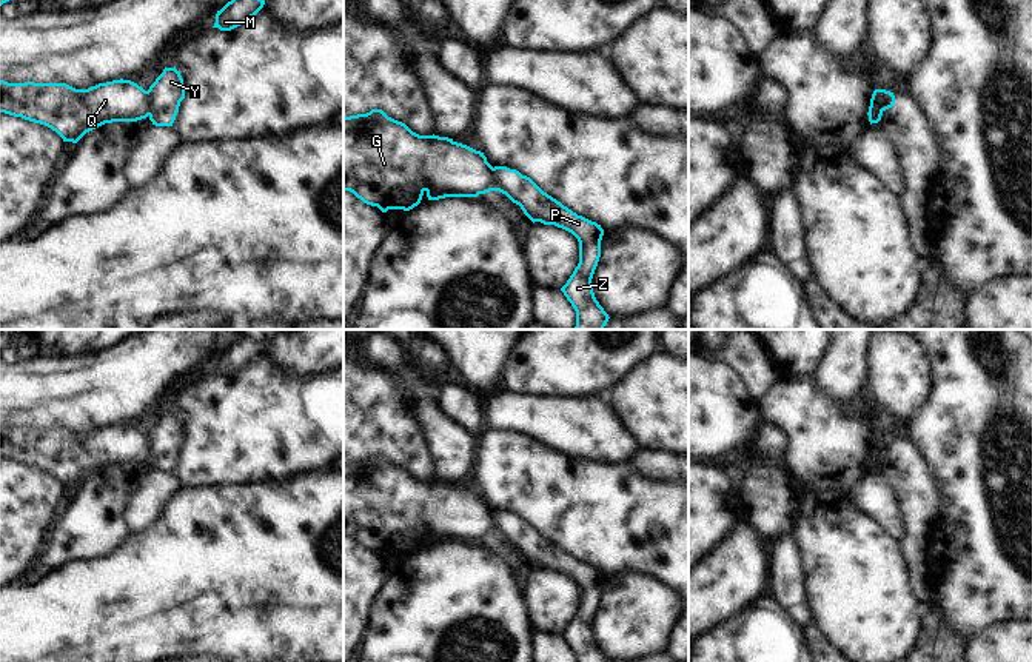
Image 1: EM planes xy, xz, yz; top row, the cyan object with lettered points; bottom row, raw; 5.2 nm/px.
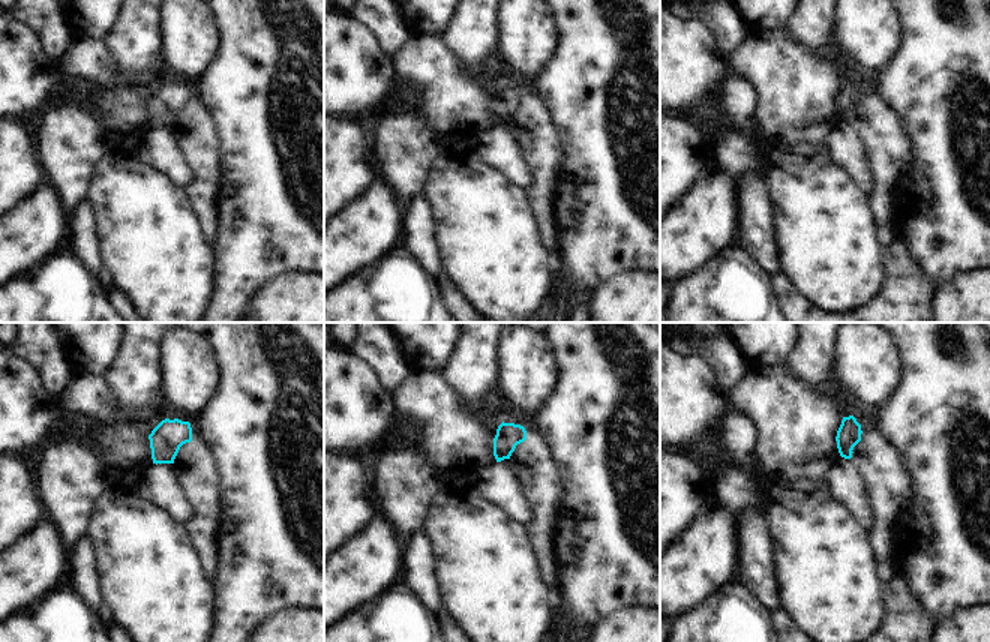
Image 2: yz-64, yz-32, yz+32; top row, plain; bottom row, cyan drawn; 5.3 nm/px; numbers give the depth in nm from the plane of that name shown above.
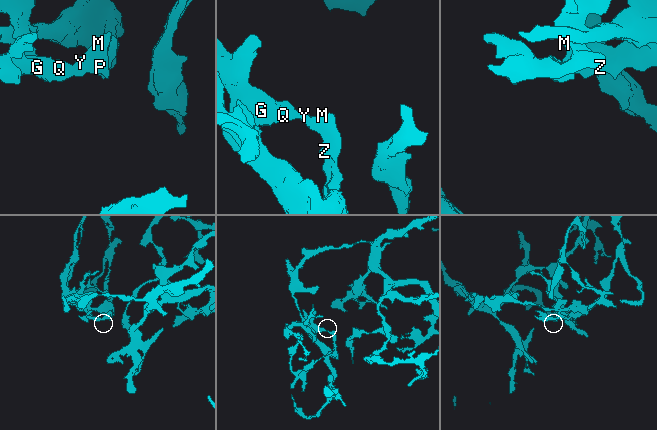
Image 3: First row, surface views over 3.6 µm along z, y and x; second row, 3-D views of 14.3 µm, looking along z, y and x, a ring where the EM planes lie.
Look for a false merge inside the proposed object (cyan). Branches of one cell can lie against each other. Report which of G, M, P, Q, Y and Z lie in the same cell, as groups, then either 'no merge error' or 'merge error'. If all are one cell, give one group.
G Q / M P Y Z | merge error

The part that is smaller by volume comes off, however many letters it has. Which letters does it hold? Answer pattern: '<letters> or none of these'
G, Q

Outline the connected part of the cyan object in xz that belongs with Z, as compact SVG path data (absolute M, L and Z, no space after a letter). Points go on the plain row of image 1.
M507 511L493 513L493 536L519 550L534 568L555 570L571 577L579 587L579 608L561 633L576 656L576 662L608 662L595 642L591 624L601 602L604 574L596 567L578 560L544 537L530 522Z

